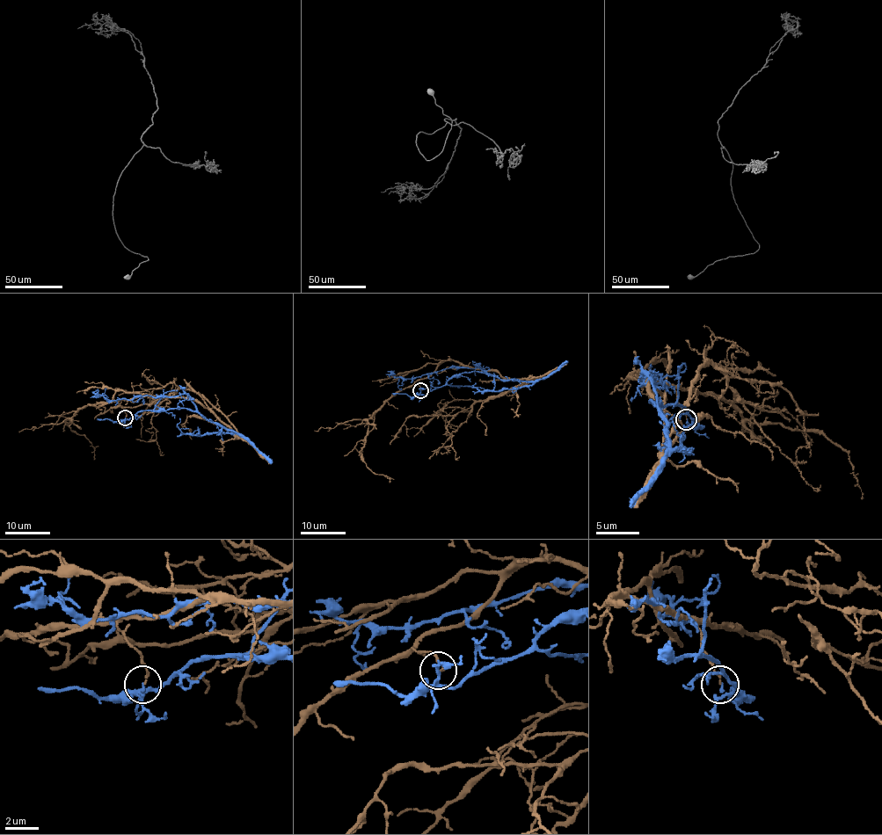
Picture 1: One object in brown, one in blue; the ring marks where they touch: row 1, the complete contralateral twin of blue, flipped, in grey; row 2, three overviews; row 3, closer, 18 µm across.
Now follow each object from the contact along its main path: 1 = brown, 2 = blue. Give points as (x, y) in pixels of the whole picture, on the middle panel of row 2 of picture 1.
1: (421, 389), (416, 381), (446, 360), (529, 380), (453, 416), (410, 416), (389, 445)
2: (420, 391), (426, 394), (462, 373), (479, 371), (492, 375), (480, 367), (447, 367), (399, 379), (401, 388)

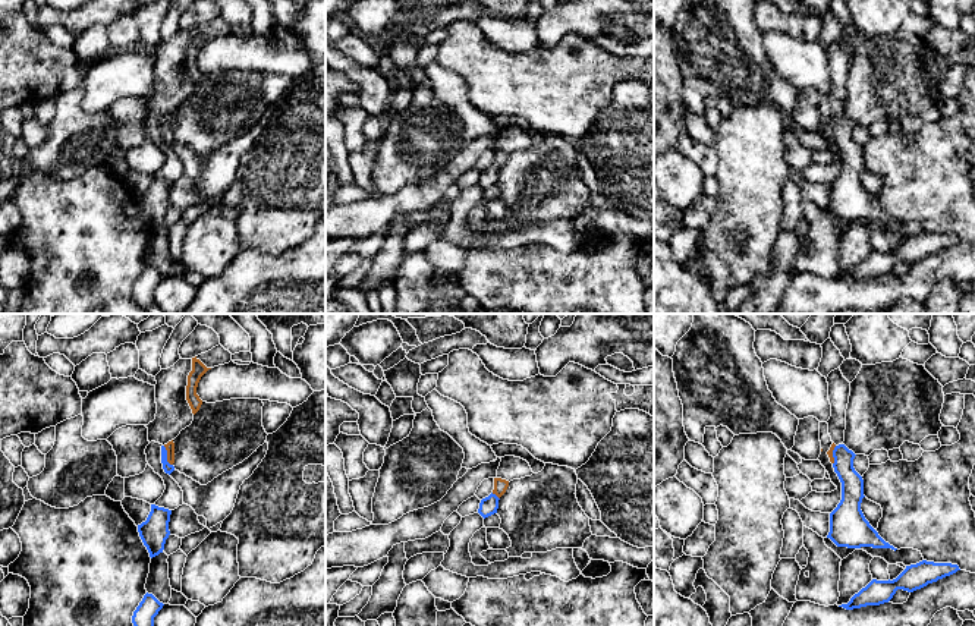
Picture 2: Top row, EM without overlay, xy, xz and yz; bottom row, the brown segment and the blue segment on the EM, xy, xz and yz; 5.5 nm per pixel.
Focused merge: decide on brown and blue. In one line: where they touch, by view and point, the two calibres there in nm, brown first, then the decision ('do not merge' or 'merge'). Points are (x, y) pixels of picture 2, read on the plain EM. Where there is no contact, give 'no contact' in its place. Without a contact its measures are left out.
meets brown in xy at (167, 128); 50 nm thick on the brown side, 50 nm on the other; do not merge

